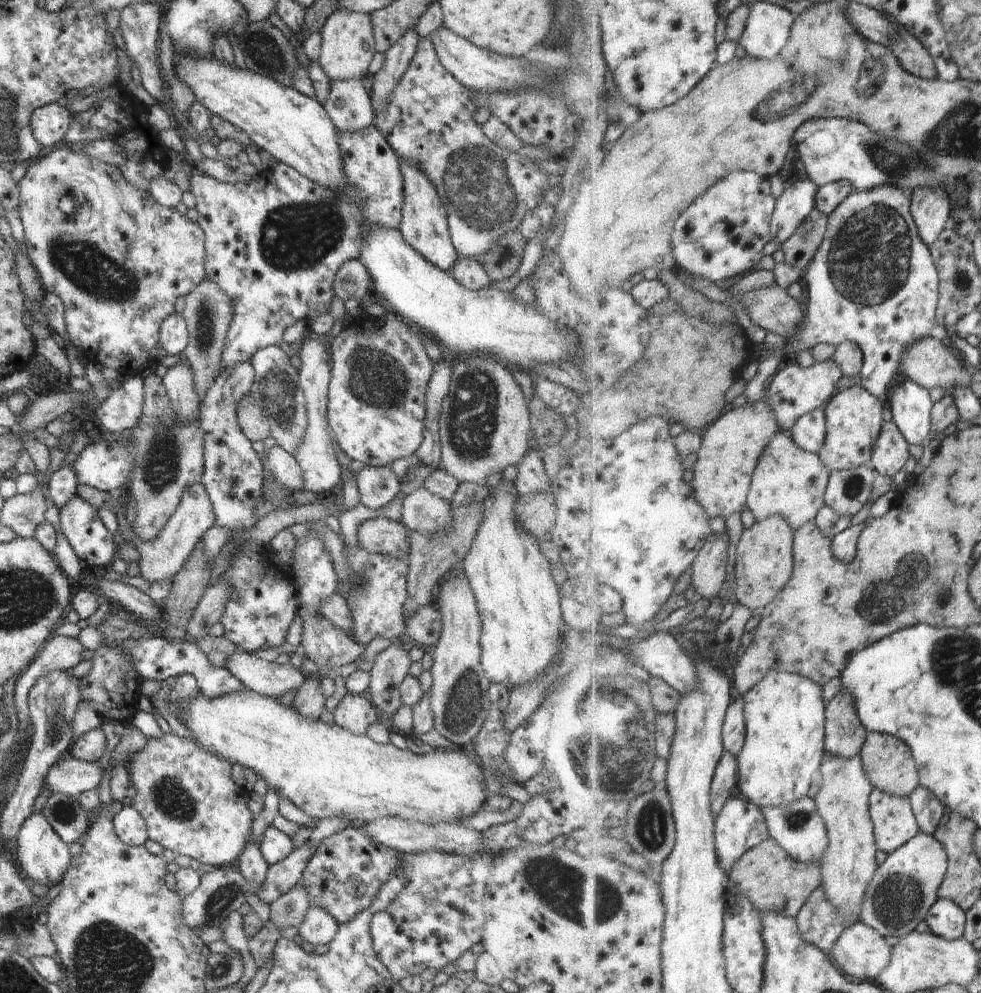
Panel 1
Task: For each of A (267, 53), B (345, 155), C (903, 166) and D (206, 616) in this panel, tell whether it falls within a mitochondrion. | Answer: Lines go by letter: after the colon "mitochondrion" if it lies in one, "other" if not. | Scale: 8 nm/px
A: mitochondrion
B: other
C: mitochondrion
D: mitochondrion

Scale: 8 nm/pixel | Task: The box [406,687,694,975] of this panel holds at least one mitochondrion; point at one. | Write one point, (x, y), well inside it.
(561, 886)

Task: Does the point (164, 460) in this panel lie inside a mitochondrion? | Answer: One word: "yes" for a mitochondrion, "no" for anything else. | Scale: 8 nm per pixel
yes

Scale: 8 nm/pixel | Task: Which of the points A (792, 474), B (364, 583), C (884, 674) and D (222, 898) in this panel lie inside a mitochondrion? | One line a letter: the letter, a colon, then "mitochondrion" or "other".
A: other
B: mitochondrion
C: other
D: mitochondrion

